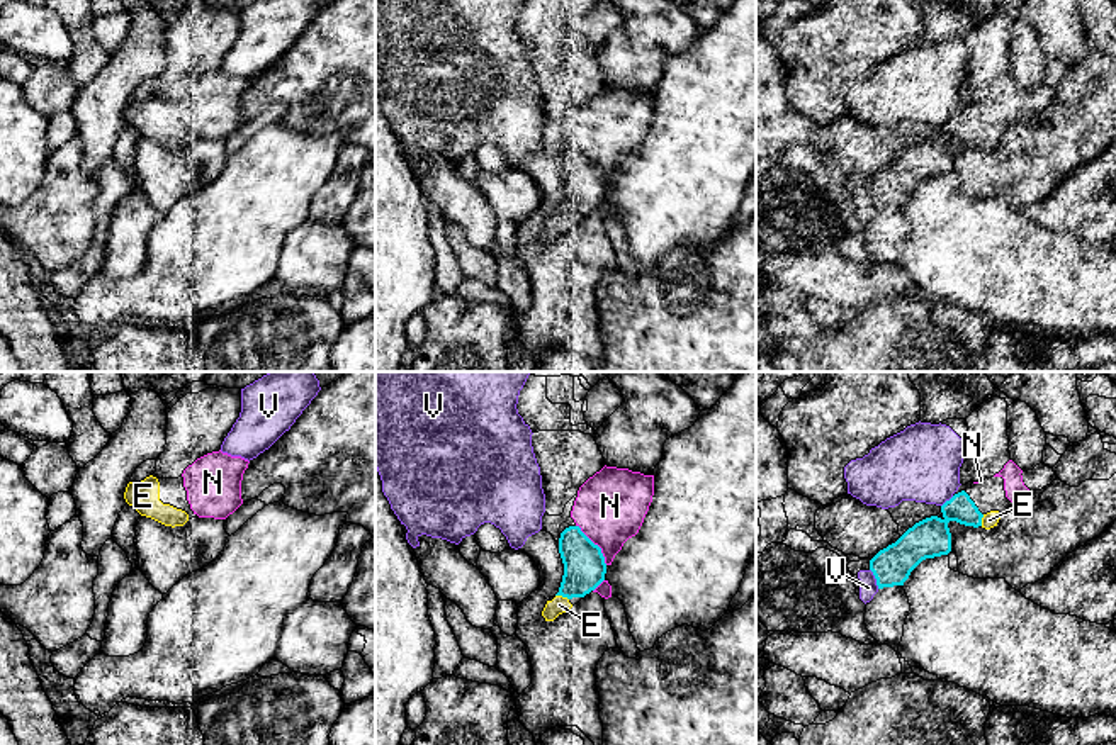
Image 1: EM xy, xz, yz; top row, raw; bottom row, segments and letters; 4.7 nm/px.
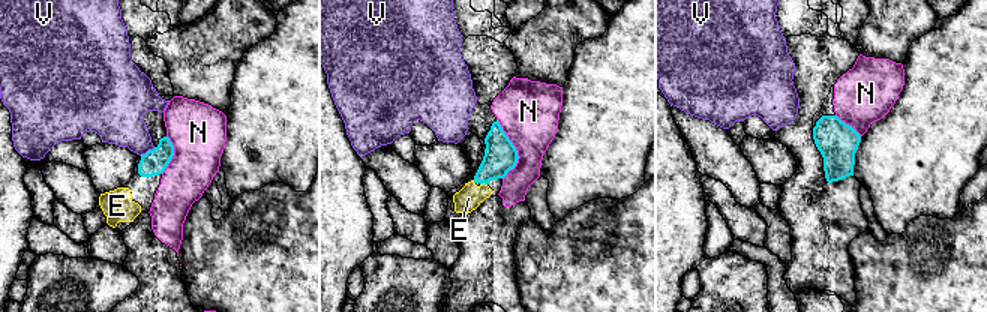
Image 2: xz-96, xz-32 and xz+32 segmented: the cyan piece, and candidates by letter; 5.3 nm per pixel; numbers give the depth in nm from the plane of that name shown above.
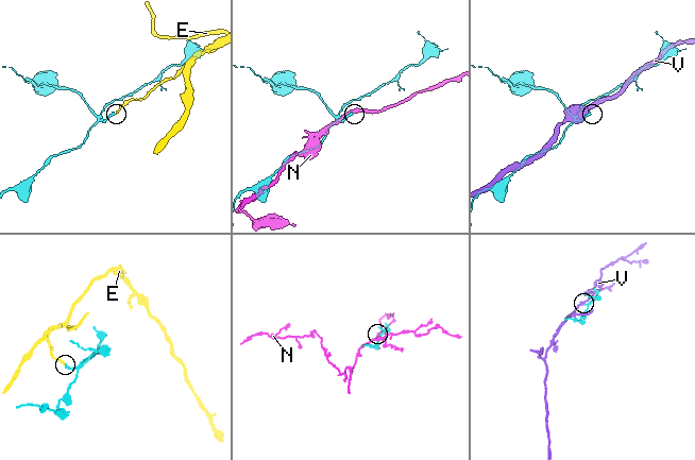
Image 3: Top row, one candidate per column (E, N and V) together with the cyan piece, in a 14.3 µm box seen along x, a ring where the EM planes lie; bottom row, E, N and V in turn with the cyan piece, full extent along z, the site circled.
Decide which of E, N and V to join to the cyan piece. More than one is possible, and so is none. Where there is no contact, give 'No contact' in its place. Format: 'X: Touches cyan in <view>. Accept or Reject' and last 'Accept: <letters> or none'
E: Touches cyan in xz. Accept
N: Touches cyan in xz. Reject
V: Touches cyan in yz. Reject
Accept: E

